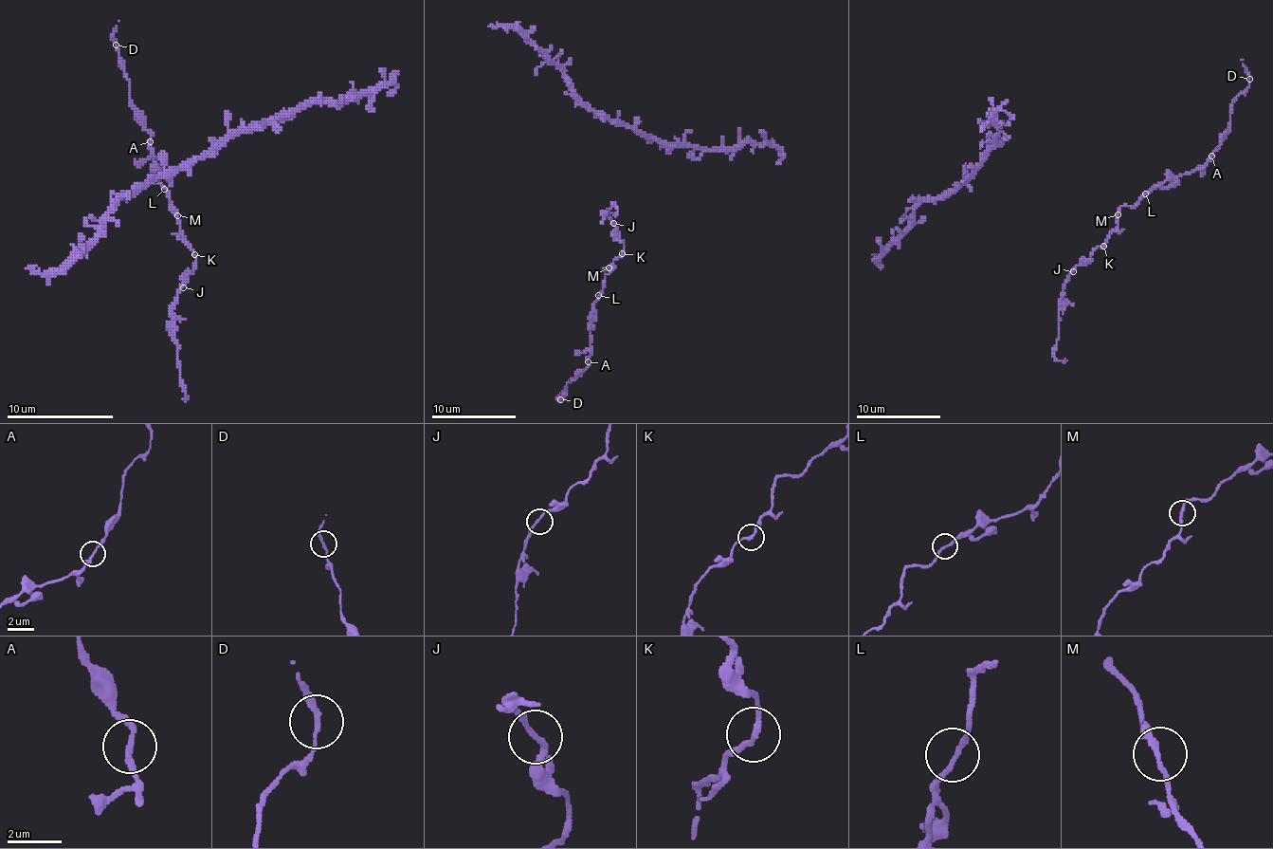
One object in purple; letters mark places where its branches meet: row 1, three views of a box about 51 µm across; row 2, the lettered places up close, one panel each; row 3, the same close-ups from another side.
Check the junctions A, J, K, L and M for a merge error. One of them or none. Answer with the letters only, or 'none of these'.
none of these

